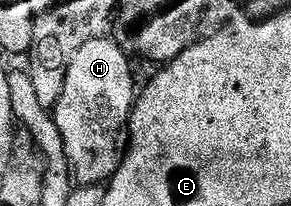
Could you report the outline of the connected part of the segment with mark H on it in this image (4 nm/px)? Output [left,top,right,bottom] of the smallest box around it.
[51,37,139,186]

